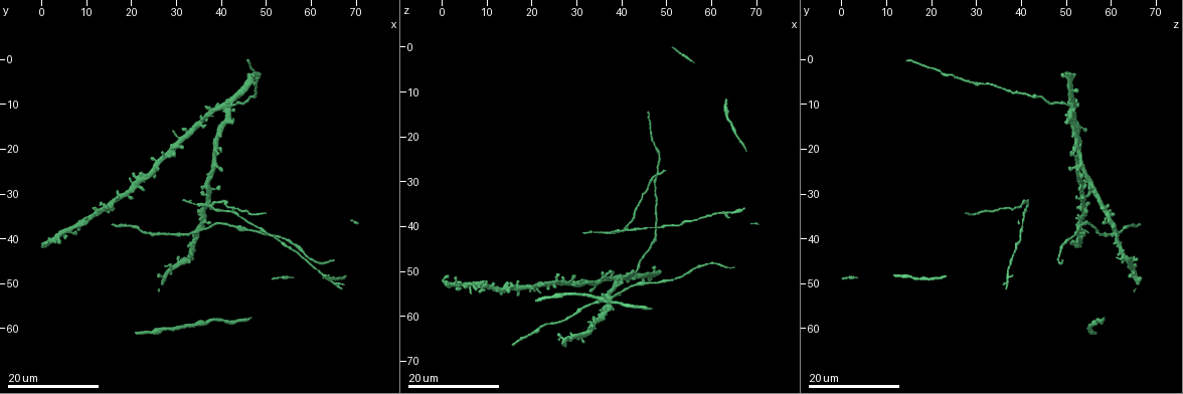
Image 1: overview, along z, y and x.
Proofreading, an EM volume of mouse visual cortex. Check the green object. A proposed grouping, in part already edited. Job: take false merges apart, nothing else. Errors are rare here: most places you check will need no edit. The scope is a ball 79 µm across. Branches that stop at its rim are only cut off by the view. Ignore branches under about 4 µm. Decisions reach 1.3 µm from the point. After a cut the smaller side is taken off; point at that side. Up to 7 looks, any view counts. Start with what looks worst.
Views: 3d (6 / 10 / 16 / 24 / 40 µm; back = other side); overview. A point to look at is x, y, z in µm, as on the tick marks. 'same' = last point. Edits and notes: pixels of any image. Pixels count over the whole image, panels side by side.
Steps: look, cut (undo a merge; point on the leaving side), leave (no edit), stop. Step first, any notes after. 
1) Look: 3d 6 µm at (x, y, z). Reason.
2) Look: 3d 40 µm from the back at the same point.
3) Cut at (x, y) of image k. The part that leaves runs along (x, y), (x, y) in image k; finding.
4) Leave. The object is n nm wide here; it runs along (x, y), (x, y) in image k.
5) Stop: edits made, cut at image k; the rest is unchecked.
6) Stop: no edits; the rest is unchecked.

Look: 3d 24 µm at (37.5, 38.0, 56.5). Two arms in line, one across.

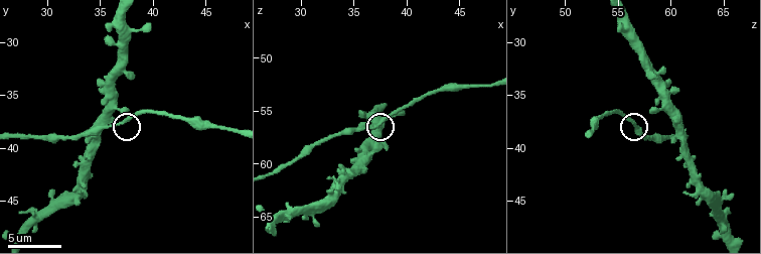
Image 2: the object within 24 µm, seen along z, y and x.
Look: 3d 10 µm at (37.0, 37.6, 56.6).

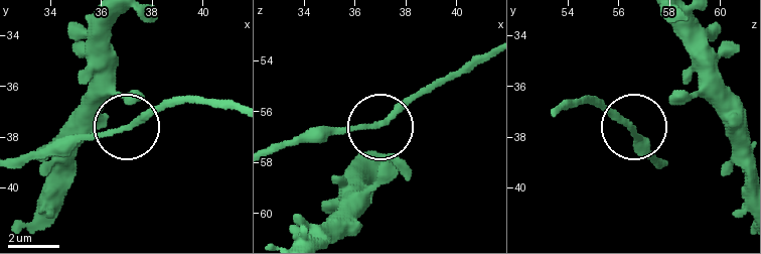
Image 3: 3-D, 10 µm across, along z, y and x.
Leave. 3 arms meet here; all the same neuron.

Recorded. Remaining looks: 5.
Look: 3d 16 µm at (42.5, 9.5, 50.0).

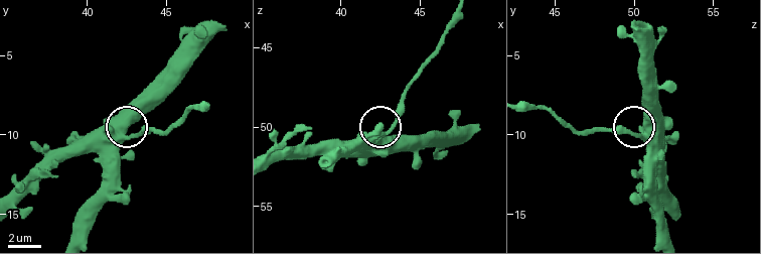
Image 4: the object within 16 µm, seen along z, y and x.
Look: 3d 10 µm at (42.8, 10.0, 50.5).

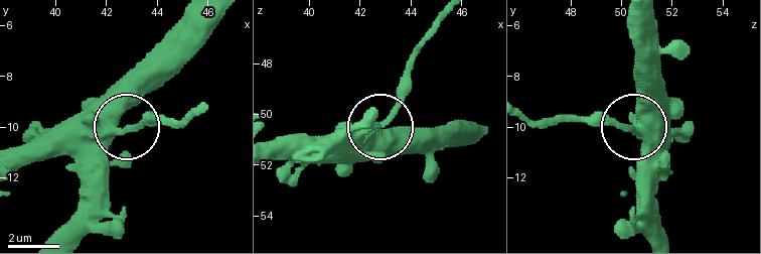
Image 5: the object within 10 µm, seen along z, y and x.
Look: 3d 6 µm at (42.7, 10.0, 50.5).

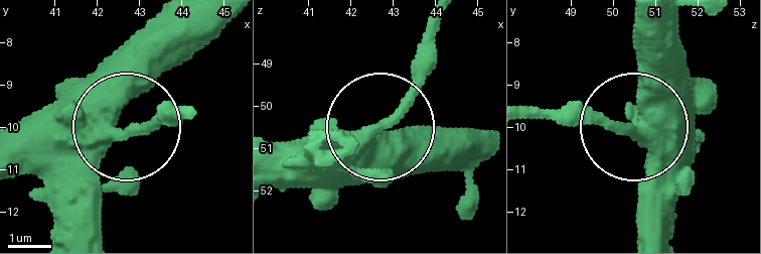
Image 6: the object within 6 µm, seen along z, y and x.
Cut at (164, 112) of image 6. The part that leaves runs along (622, 131), (528, 120) in image 6; a second neuron is stuck on.

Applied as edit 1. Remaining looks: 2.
Stop: edits made, cut at image 6; the rest is unchecked.

